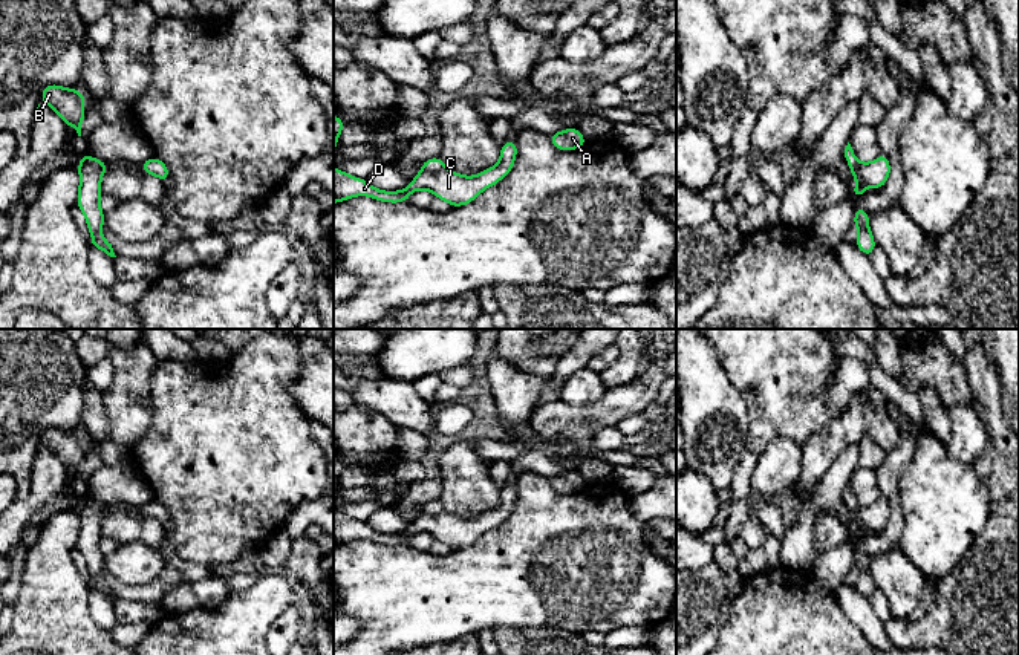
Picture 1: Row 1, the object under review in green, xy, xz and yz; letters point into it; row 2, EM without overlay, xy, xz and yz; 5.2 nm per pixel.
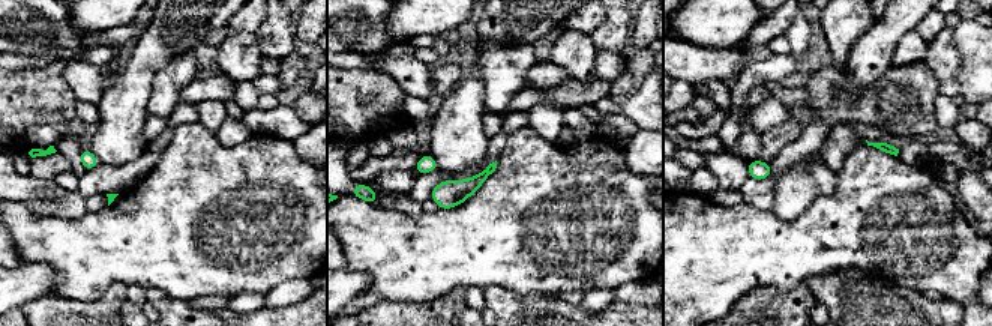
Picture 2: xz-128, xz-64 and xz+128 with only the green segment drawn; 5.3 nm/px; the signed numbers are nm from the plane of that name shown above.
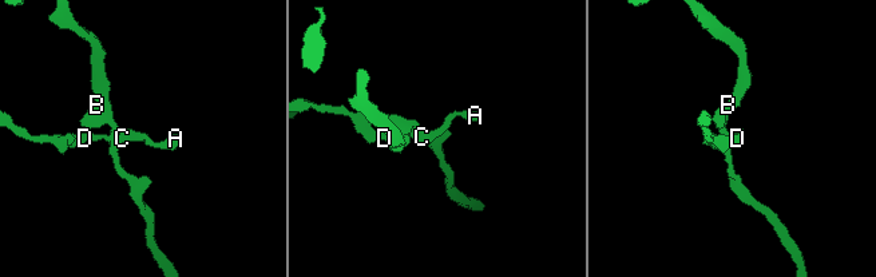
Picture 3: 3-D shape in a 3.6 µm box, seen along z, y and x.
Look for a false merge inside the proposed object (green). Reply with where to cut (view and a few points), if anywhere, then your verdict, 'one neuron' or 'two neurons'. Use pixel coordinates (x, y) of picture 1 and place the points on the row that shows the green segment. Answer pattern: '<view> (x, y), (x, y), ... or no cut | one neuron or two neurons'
xz (444, 167), (435, 172), (423, 170) | two neurons

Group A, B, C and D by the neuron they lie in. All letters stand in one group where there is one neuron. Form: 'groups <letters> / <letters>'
groups A C D / B

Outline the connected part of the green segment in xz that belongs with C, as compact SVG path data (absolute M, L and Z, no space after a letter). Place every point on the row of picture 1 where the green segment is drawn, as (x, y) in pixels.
M516 138L500 145L499 164L483 170L476 176L462 176L448 168L430 173L421 170L405 190L384 191L372 187L366 179L358 179L334 167L334 204L353 196L369 196L379 202L409 202L416 190L430 190L435 197L445 200L451 207L462 207L473 202L483 190L502 181L514 167L517 156Z

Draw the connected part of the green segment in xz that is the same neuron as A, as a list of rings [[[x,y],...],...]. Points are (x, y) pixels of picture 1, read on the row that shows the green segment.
[[[571,127],[557,133],[549,135],[551,144],[558,150],[577,150],[588,144],[578,129]]]

